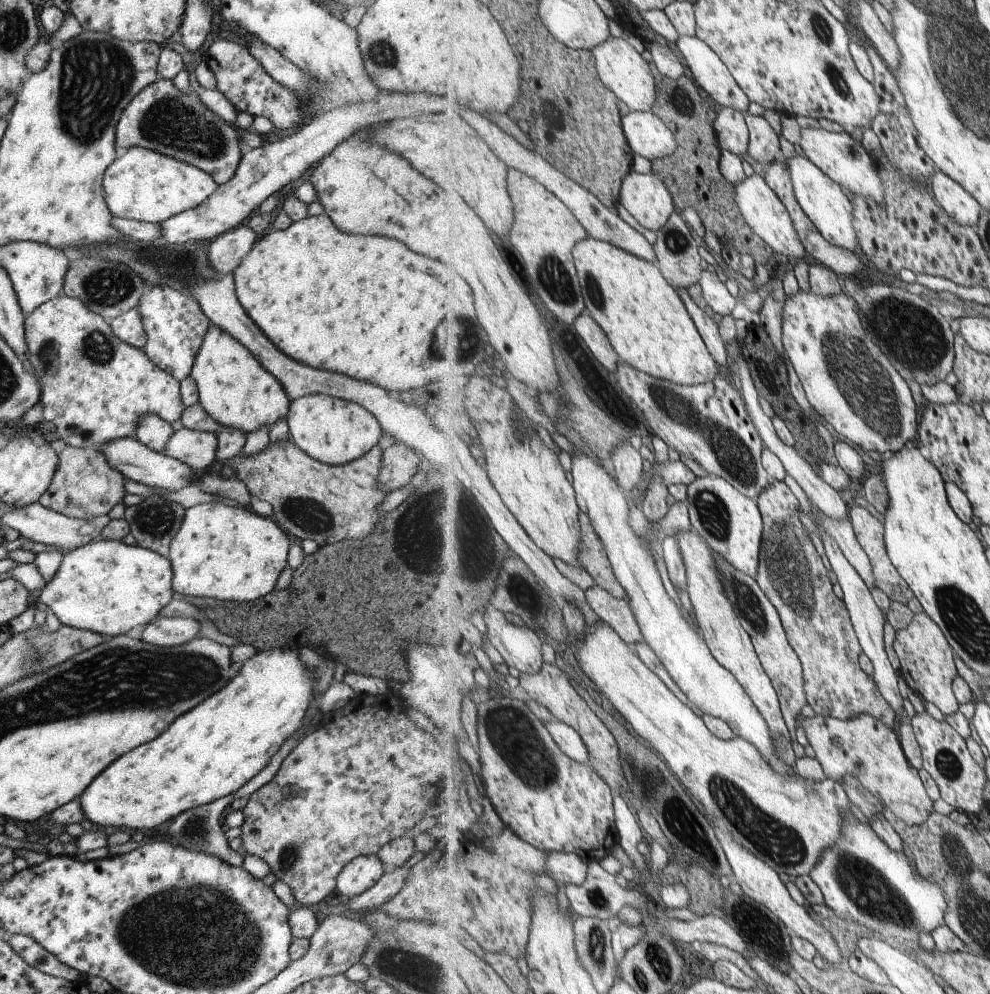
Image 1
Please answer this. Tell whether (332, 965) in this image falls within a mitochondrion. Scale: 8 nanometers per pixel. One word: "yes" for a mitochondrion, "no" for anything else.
no

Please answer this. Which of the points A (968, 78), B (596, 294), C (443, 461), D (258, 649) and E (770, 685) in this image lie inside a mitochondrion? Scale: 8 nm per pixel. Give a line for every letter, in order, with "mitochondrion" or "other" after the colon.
A: mitochondrion
B: mitochondrion
C: other
D: other
E: other

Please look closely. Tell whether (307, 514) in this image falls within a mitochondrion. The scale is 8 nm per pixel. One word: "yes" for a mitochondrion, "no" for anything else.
yes

